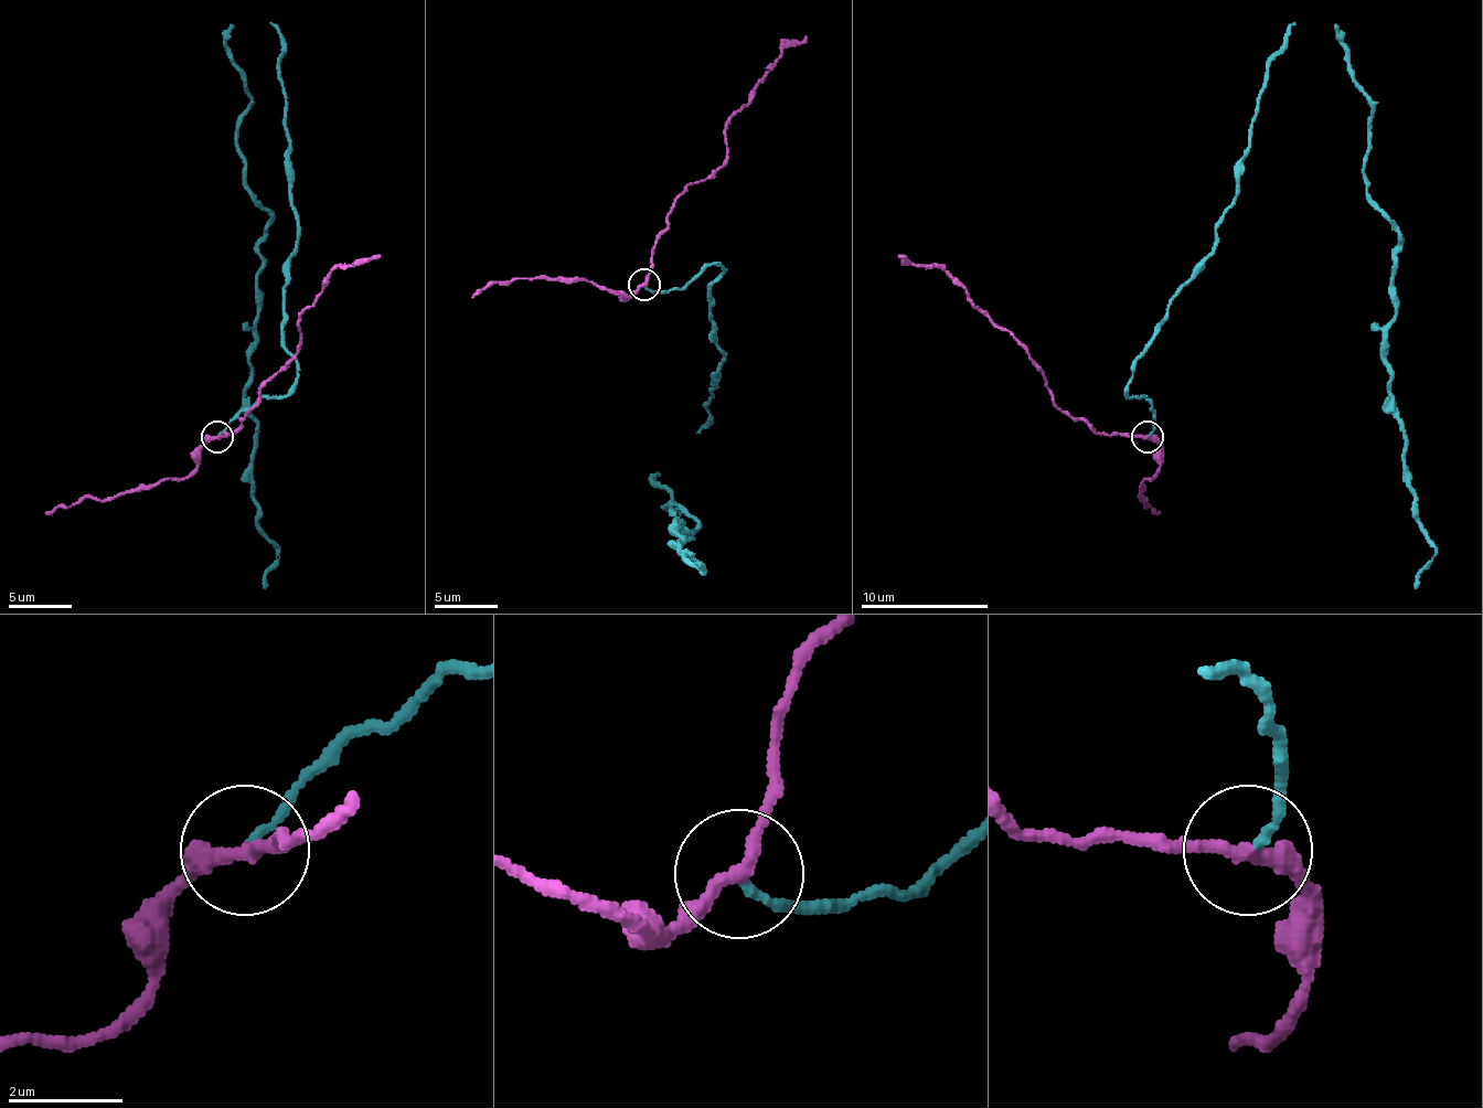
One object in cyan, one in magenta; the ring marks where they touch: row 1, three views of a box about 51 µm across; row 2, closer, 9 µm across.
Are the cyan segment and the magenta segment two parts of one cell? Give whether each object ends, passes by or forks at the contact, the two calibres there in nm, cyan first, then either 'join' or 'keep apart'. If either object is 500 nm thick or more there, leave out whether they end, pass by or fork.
cyan ends | magenta passes by | 140/240 nm | keep apart

